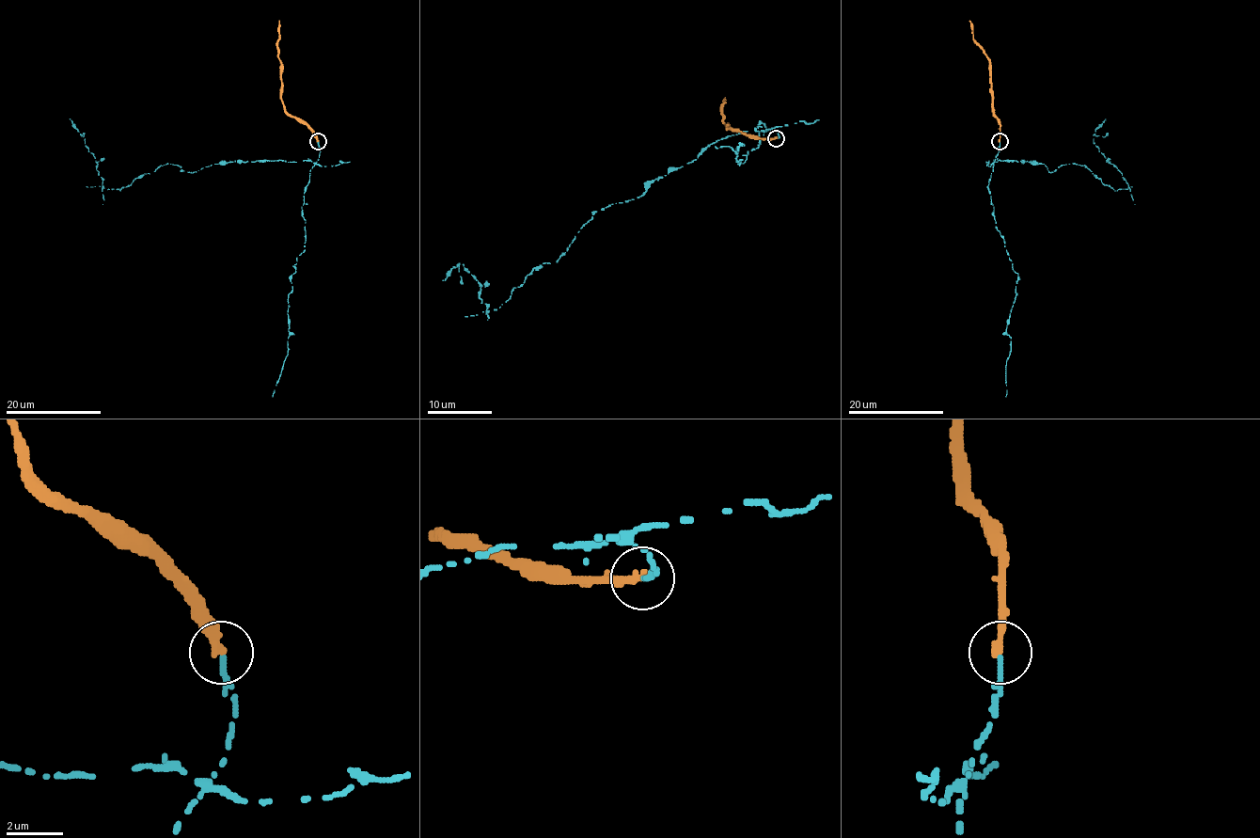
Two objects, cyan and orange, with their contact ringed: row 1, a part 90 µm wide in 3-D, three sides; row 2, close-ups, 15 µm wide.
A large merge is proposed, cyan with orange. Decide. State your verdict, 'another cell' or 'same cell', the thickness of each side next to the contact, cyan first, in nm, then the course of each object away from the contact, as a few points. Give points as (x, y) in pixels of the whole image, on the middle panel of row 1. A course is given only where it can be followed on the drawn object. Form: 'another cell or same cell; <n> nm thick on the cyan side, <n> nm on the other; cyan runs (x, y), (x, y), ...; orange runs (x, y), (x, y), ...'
another cell; 200 nm thick on the cyan side, 320 nm on the other; cyan runs (776, 138), (744, 131), (716, 140), (637, 197), (594, 213), (556, 262), (494, 310), (463, 263), (442, 279); orange runs (776, 138), (760, 138), (729, 129), (723, 122), (724, 97)

